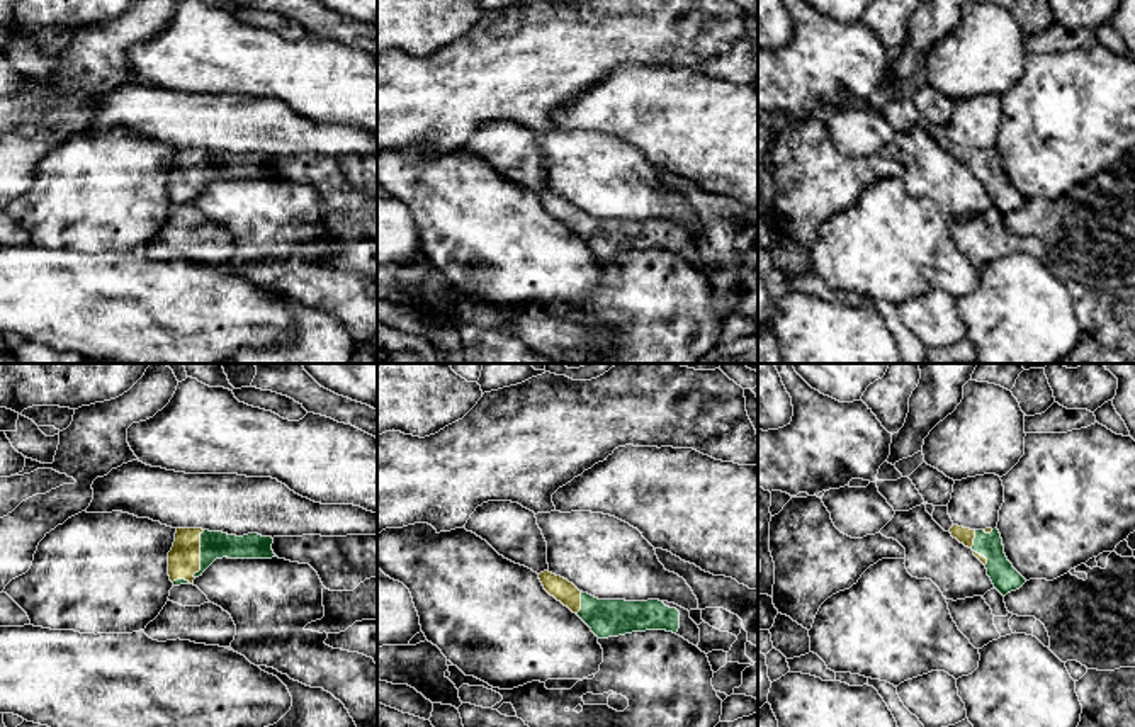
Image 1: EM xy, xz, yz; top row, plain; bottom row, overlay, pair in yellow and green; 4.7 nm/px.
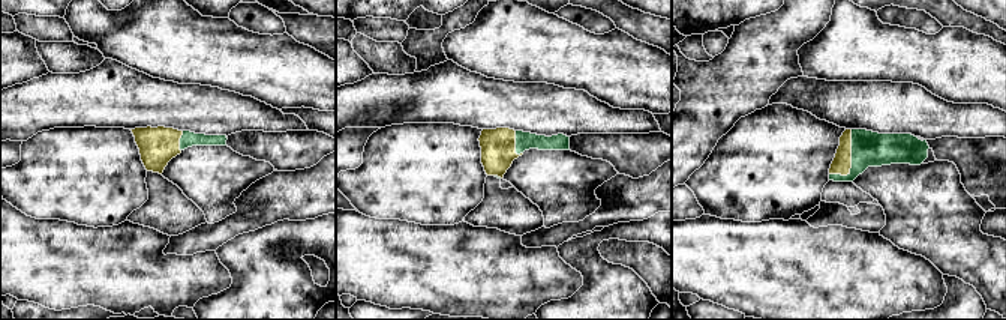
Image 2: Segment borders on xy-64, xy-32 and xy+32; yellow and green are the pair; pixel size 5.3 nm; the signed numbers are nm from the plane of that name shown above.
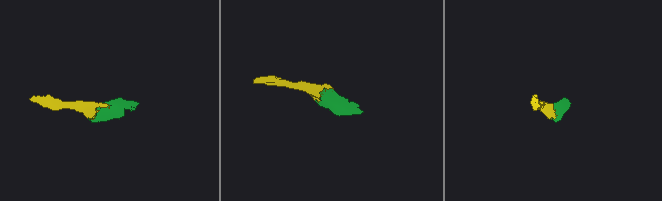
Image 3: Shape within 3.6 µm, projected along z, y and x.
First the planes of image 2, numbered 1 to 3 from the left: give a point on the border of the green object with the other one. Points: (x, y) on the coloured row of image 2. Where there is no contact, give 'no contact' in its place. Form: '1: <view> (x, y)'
1: xy-64 (179, 141)
2: xy-32 (514, 143)
3: xy+32 (850, 161)

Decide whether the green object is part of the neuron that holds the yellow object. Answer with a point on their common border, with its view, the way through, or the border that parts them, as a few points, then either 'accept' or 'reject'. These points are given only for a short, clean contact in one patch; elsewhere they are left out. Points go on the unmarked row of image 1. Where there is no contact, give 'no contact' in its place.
contact xy (199, 174); way xy (184, 179), (199, 174), (208, 165), (214, 165); accept

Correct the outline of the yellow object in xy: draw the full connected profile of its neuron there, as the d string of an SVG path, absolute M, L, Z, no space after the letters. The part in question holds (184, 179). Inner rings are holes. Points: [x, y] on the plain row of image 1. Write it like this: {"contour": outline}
{"contour": "M177 148L168 172L168 195L173 206L194 204L194 199L216 178L272 178L274 158L258 153L243 156L202 148Z"}

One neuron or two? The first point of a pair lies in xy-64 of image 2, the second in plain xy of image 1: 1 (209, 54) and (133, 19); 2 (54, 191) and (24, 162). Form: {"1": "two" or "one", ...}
{"1": "two", "2": "two"}

